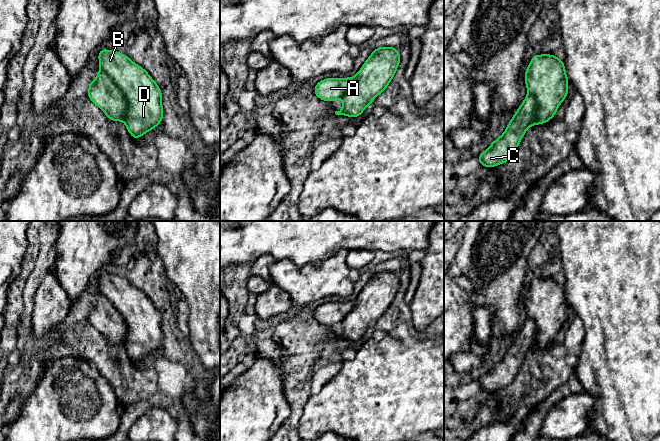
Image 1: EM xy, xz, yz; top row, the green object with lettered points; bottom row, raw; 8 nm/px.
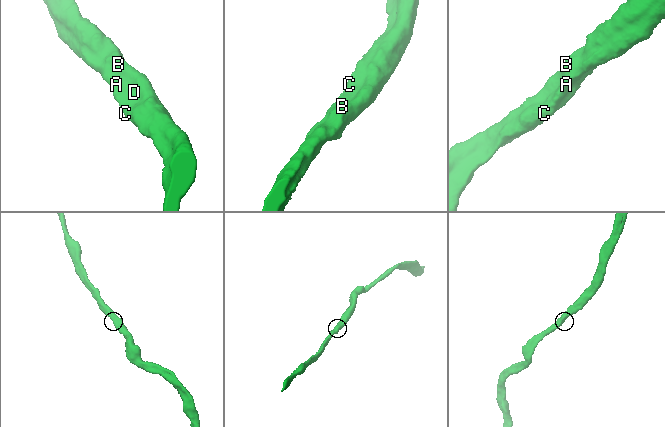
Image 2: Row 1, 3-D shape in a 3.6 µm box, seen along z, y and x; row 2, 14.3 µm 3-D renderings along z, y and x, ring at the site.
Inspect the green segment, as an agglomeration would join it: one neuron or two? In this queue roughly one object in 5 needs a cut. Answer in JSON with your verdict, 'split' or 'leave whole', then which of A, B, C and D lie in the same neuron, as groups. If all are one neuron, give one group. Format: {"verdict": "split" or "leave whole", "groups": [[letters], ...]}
{"verdict": "leave whole", "groups": [["A", "B", "C", "D"]]}

